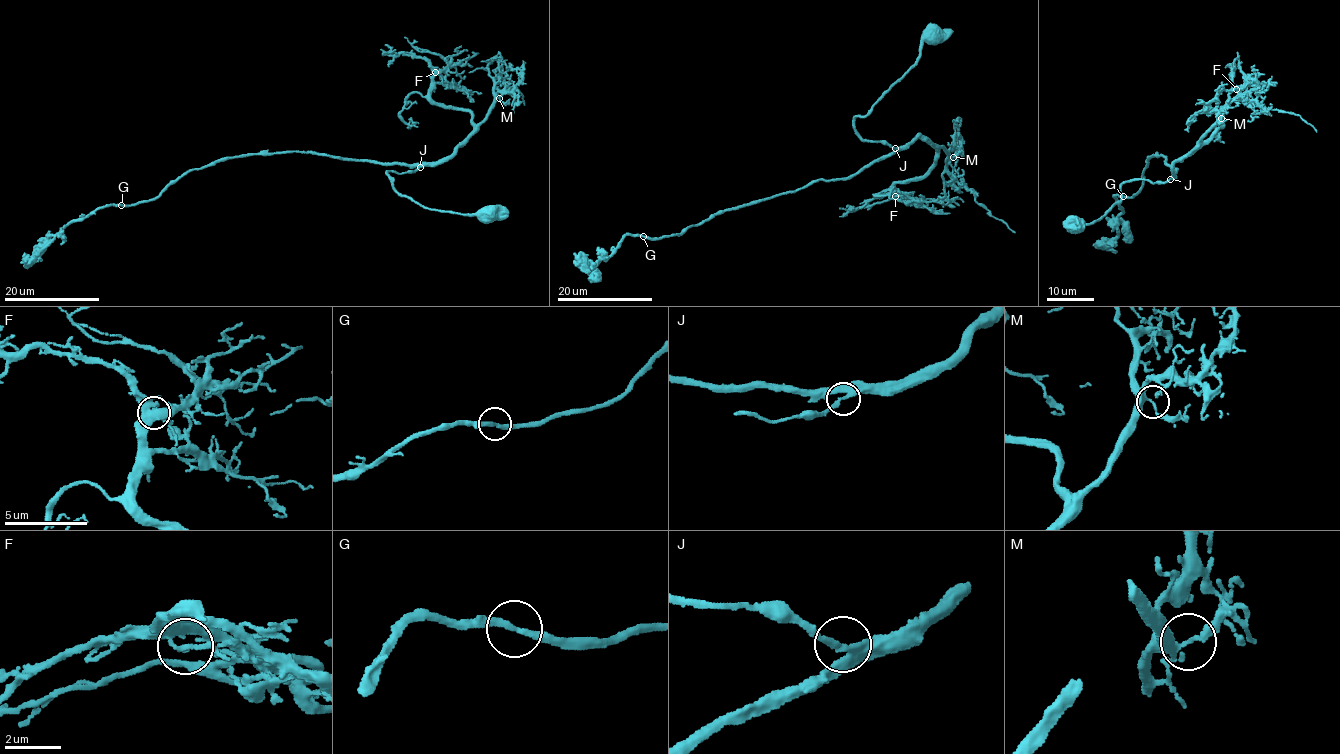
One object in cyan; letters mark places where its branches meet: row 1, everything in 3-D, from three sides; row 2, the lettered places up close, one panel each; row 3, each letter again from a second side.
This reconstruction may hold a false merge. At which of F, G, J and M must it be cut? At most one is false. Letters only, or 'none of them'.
none of them

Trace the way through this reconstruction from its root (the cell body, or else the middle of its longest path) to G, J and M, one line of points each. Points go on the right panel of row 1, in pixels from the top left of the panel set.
G: (1074, 224), (1106, 215), (1125, 182), (1163, 183), (1176, 168), (1163, 155), (1146, 156), (1139, 190), (1123, 195)
J: (1074, 224), (1072, 227), (1095, 222), (1106, 215), (1120, 203), (1121, 186), (1125, 182), (1163, 183), (1169, 179)
M: (1074, 224), (1106, 215), (1120, 203), (1125, 182), (1163, 183), (1175, 176), (1174, 163), (1190, 154), (1222, 117)

